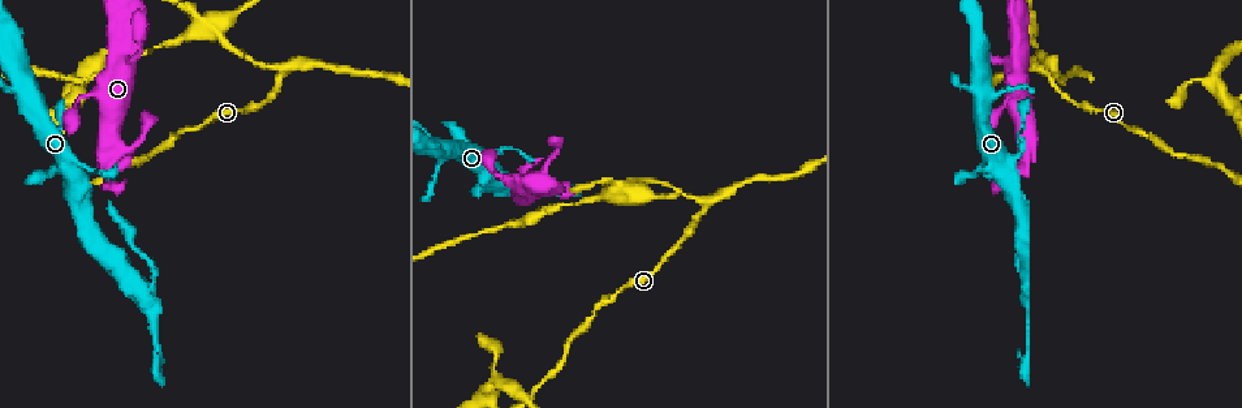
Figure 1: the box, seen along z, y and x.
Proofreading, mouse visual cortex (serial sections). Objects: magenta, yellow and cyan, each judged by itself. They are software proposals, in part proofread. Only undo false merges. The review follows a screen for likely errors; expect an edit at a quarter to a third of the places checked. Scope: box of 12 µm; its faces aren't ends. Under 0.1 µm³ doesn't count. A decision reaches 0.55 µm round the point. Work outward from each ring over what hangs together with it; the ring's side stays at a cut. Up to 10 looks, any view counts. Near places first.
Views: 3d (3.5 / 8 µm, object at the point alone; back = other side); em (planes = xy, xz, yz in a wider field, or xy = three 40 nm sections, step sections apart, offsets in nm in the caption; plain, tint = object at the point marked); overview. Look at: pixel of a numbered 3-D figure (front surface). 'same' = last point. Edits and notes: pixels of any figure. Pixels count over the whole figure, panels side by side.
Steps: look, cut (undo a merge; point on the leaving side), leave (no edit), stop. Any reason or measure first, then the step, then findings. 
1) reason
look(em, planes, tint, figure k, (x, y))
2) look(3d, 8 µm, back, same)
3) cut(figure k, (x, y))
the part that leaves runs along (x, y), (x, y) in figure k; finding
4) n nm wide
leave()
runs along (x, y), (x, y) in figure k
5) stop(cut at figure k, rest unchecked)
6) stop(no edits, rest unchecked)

sharp bend
look(3d, 3.5 µm, figure 1, (113, 143))

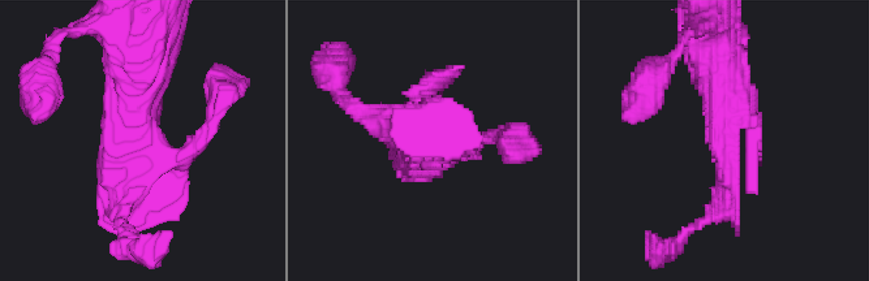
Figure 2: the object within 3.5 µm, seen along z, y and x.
look(em, xy, step 3, tint, figure 2, (727, 146))

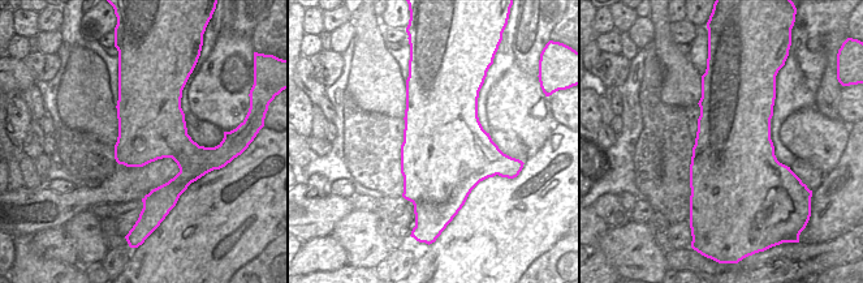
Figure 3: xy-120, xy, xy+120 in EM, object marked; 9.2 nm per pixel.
leave()
runs along (717, 64), (726, 200), (700, 224) in figure 2; continuous, no second cell

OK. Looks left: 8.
three arms meet
look(em, xy, step 1, tint, figure 1, (125, 269))

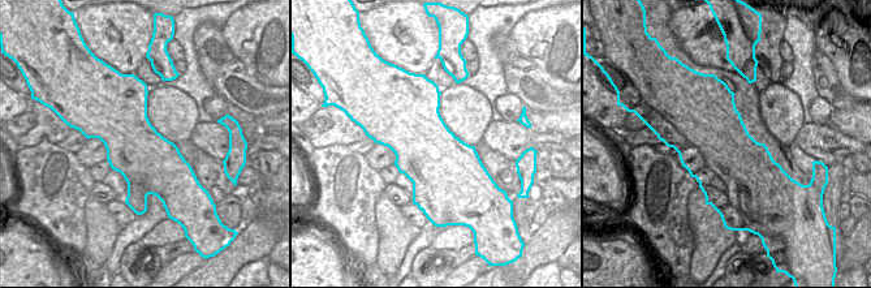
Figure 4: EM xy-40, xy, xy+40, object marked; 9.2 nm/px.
see where the arms go
look(3d, 3.5 µm, same)

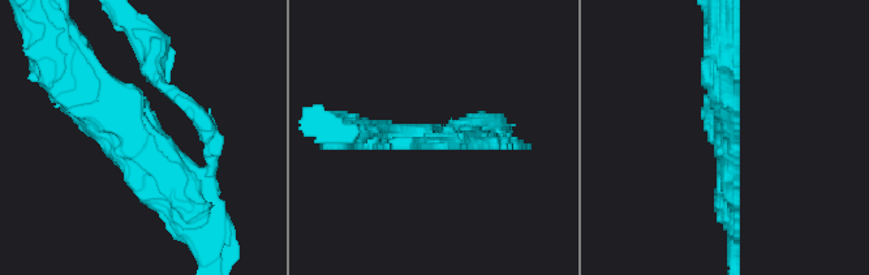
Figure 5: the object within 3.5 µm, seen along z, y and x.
leave()
runs along (69, 71), (189, 211) in figure 5; all the same cell

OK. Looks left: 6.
branch point
look(3d, 3.5 µm, figure 1, (1034, 68))

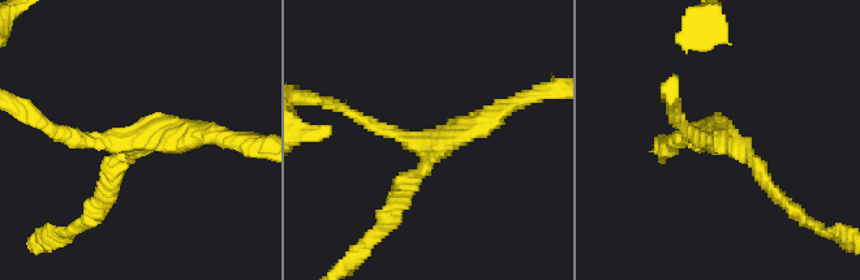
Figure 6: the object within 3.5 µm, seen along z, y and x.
3 arms; arms of 150, 200, 250 nm
look(em, planes, tint, figure 6, (727, 145))

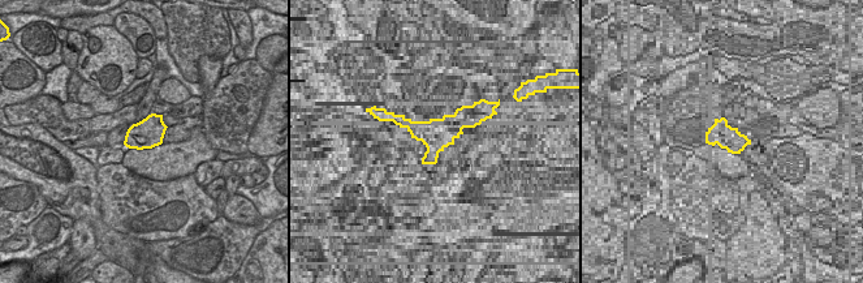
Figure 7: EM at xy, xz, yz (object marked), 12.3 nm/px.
leave()
runs along (779, 198), (749, 154), (689, 129) in figure 6; continuous, no second cell

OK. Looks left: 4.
sudden change in width
look(3d, 3.5 µm, figure 1, (217, 30))

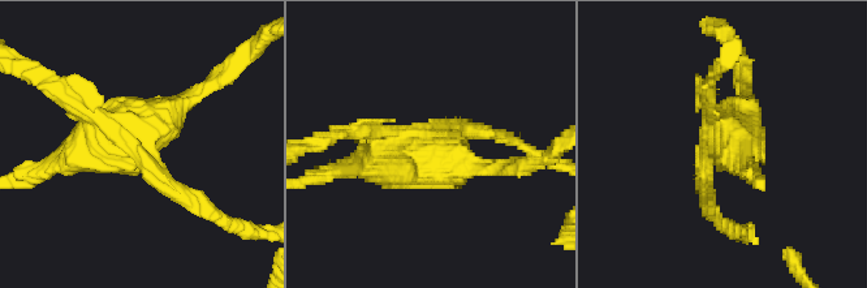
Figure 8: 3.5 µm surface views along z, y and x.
4 arms; arms of 200, 200, 300, 450 nm
look(em, xy, step 2, tint, figure 8, (425, 145))

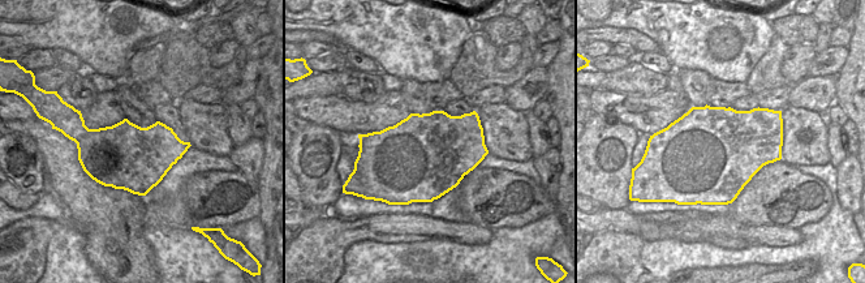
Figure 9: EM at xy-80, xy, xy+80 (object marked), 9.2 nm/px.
look(em, xy, step 1, tint, same)

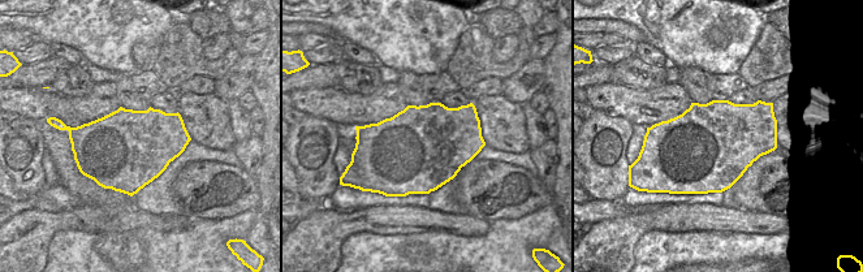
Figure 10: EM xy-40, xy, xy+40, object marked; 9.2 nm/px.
cut(figure 8, (178, 112))
a second cell is stuck on

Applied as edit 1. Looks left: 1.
stop(cut at figure 8, rest unchecked)

